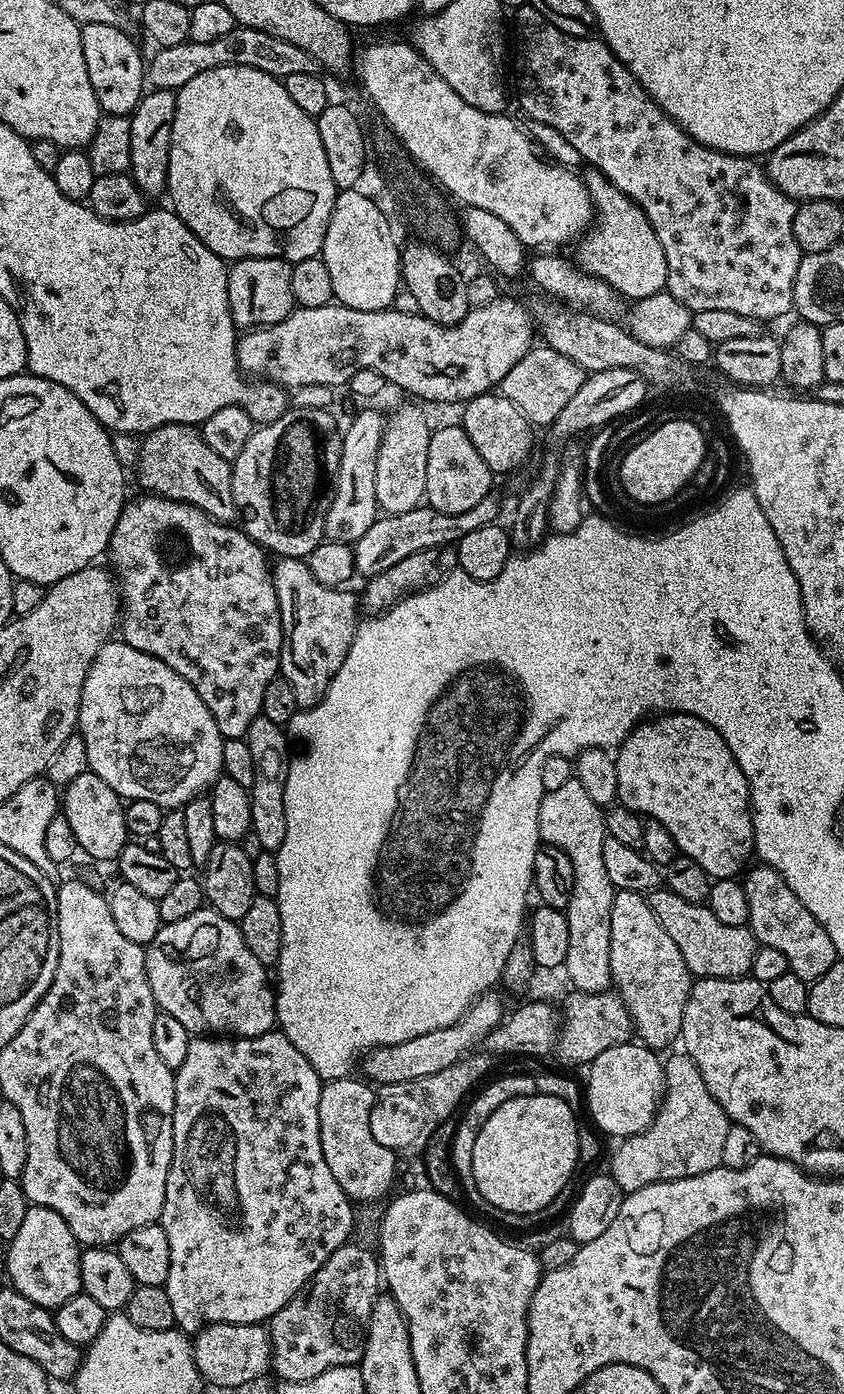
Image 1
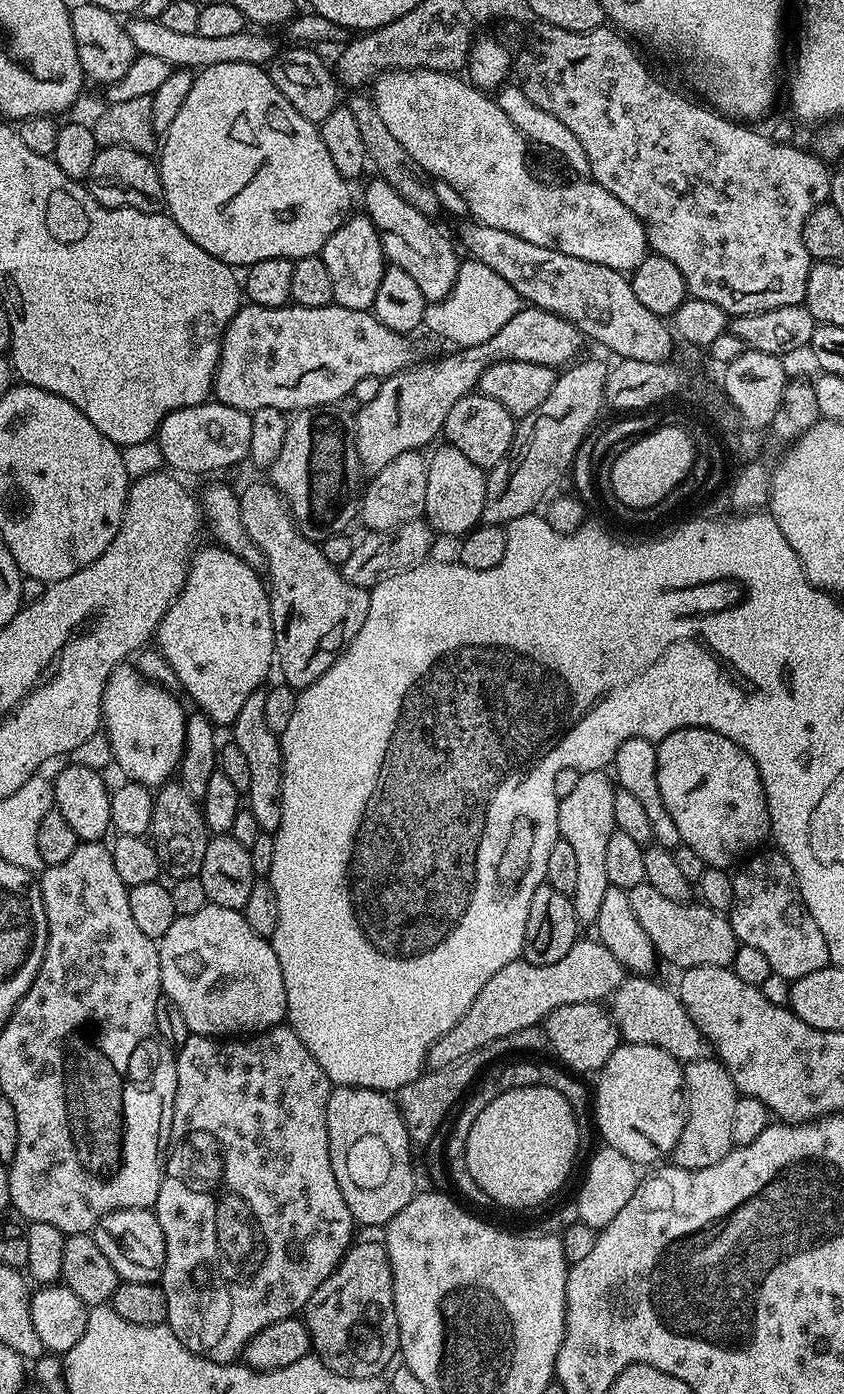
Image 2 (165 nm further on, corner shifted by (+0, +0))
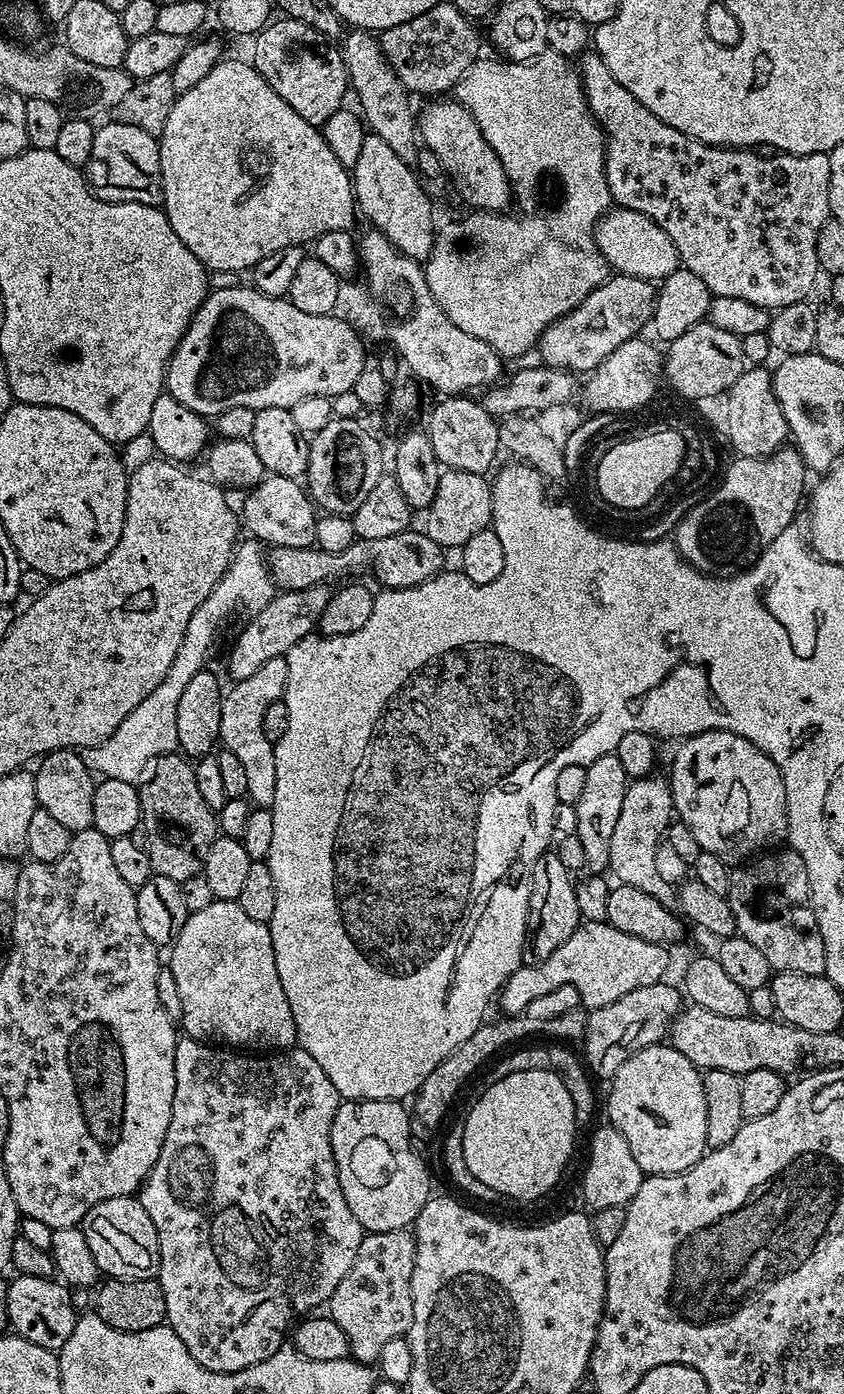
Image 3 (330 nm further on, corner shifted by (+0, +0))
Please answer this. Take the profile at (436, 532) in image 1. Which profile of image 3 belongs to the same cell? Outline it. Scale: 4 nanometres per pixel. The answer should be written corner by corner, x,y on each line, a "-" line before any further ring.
327,581
306,590
297,592
281,591
273,595
262,610
251,613
248,625
236,636
232,649
228,652
228,672
233,681
250,678
270,658
287,656
299,645
302,638
313,635
321,614
326,610
328,599
334,591
333,585

